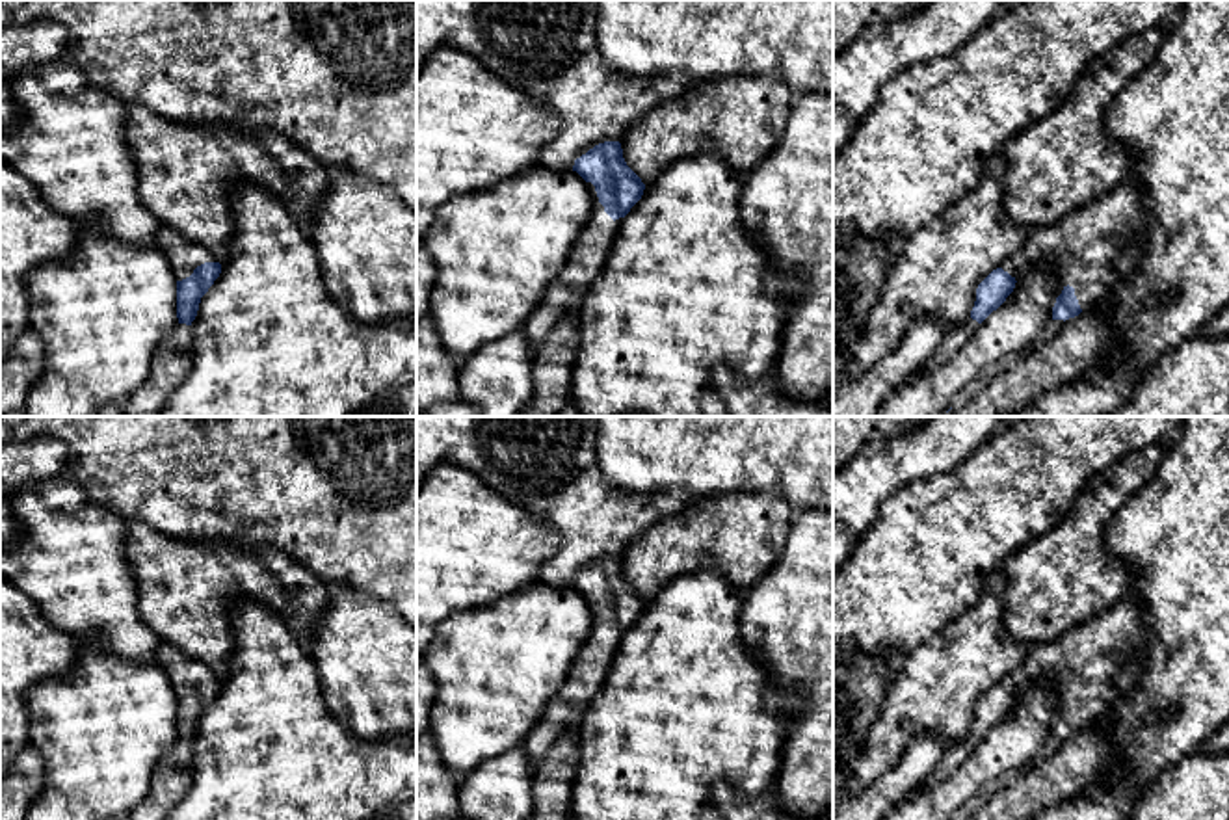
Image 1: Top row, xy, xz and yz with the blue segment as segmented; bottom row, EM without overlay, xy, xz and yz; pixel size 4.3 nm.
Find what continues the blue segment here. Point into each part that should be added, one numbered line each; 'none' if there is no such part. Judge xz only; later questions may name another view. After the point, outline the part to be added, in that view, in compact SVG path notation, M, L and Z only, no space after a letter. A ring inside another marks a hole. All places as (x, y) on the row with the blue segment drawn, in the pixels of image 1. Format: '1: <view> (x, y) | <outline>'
1: xz (590, 251) | M595 186L589 190L589 221L582 227L578 240L573 244L563 268L543 296L543 301L526 322L526 337L537 351L552 327L567 314L578 312L589 284L599 277L623 218L612 219L599 203Z

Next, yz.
1: yz (1094, 248) | M1127 179L1064 219L1034 227L1024 247L1000 268L1017 279L1024 270L1049 262L1058 296L1069 284L1080 309L1088 311L1136 271L1143 257L1136 244L1142 223L1142 188Z

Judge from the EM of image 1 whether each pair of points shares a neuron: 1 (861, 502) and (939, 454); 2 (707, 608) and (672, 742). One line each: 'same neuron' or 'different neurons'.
1: same neuron
2: same neuron

